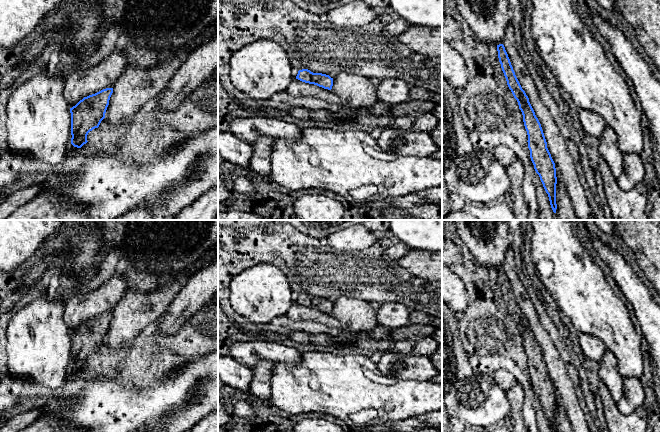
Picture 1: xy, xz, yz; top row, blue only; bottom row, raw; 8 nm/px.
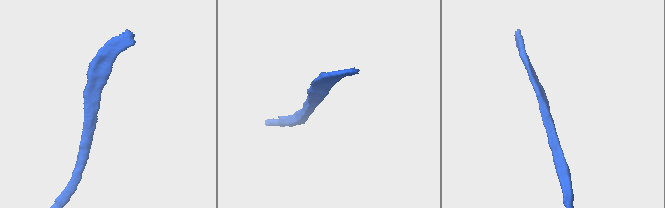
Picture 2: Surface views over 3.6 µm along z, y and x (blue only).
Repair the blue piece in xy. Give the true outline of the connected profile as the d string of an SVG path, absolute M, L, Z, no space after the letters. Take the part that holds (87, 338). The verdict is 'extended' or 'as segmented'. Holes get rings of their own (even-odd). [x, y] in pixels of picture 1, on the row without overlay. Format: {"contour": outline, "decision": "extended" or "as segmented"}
{"contour": "M113 312L103 313L95 318L84 321L70 332L71 337L71 368L81 372L87 365L90 355L98 352L105 342Z", "decision": "as segmented"}

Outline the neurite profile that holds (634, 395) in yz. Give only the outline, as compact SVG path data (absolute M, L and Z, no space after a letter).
M624 378L623 396L618 403L617 409L622 414L629 414L645 402L645 391L639 378Z

